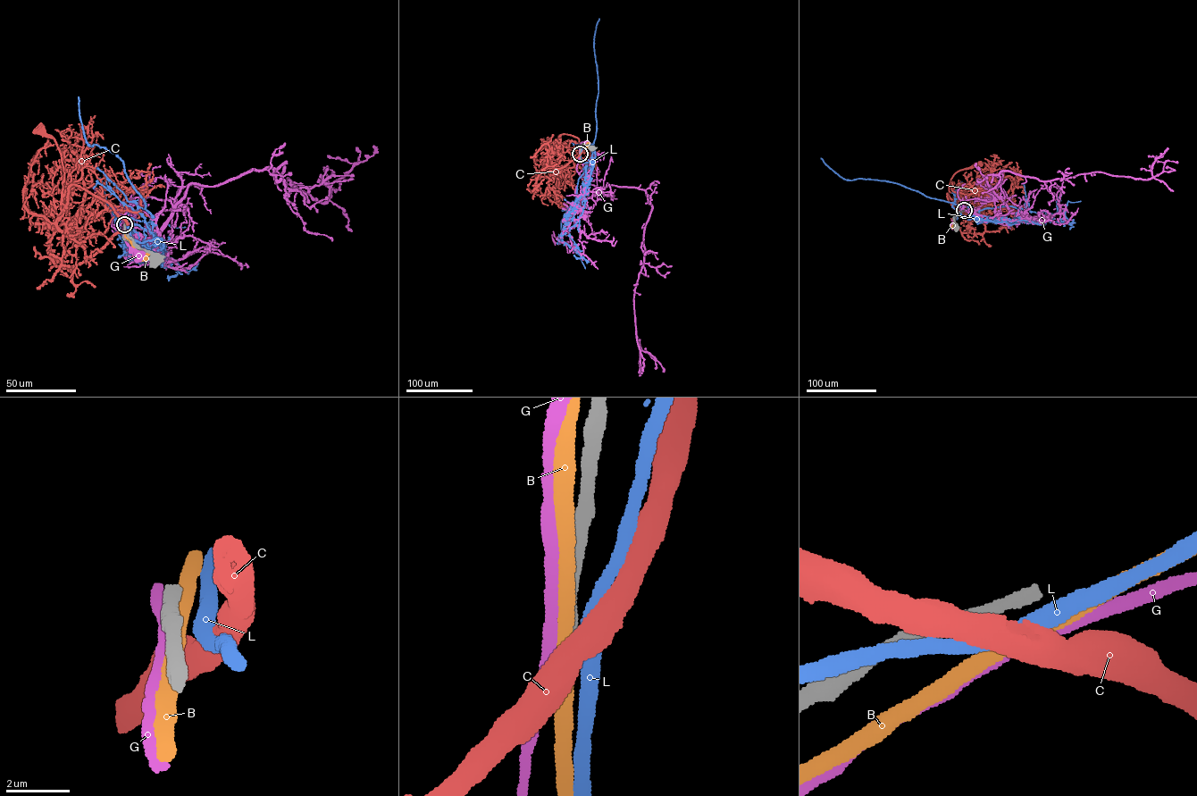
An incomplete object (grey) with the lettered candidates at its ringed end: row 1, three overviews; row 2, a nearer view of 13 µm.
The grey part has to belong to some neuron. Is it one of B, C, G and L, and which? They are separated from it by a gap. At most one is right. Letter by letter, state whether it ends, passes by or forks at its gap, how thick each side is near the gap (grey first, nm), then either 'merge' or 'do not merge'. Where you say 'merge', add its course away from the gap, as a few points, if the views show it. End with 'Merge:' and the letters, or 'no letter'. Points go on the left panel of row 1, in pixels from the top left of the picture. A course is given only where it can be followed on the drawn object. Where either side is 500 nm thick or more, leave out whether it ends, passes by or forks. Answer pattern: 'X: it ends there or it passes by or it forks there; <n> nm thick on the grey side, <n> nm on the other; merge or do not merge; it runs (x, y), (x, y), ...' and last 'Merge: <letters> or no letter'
B: it passes by; 380 nm thick on the grey side, 440 nm on the other; do not merge
C: 380 nm thick on the grey side, 650 nm on the other; do not merge
G: it passes by; 380 nm thick on the grey side, 400 nm on the other; do not merge
L: 380 nm thick on the grey side, 500 nm on the other; do not merge
Merge: no letter

